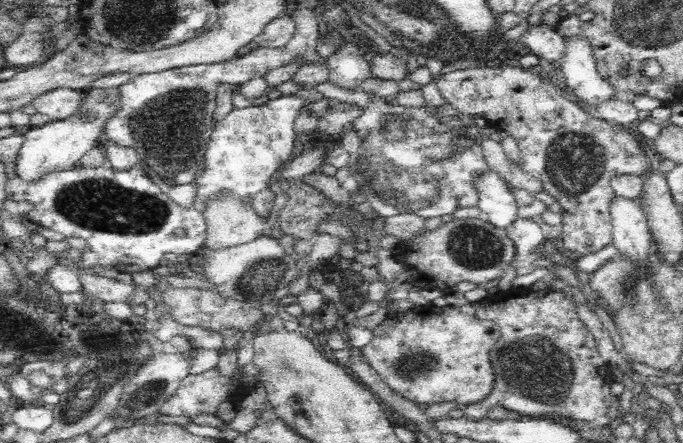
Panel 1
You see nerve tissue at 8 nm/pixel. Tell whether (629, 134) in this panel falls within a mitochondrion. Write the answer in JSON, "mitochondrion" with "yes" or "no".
{"mitochondrion":"no"}

